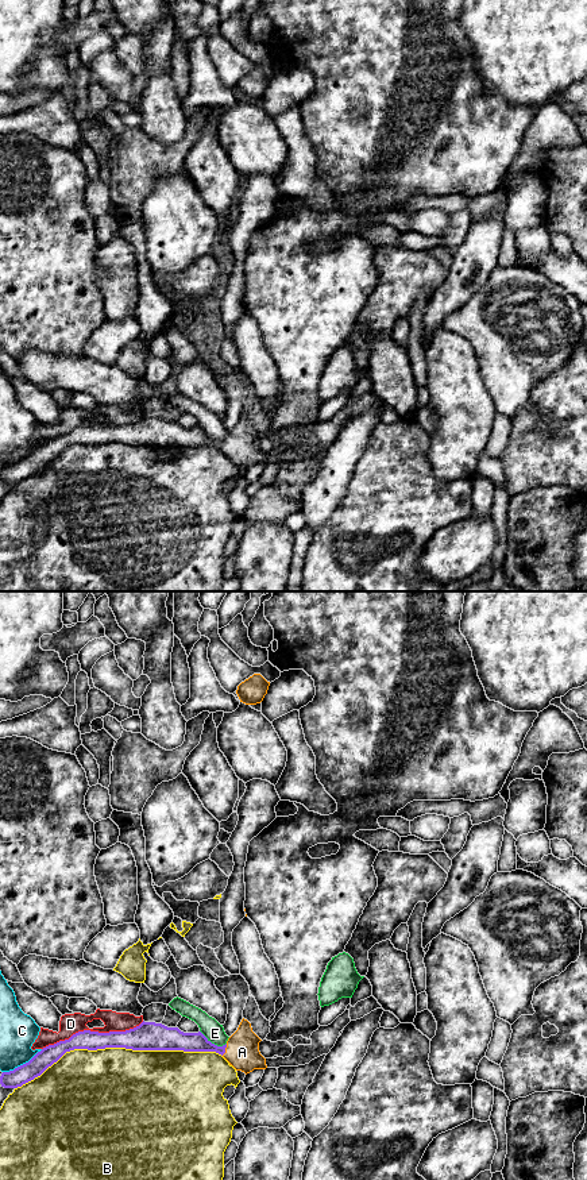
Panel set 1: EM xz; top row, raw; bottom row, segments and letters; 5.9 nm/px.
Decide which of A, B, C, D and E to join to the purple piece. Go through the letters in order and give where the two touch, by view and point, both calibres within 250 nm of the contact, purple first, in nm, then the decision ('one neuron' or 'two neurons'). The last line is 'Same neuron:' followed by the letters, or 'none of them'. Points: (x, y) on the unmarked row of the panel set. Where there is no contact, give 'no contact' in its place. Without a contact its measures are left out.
A: xz (224, 444) | 110/200 nm | one neuron
B: xz (118, 442) | 180/500 nm | two neurons
C: xz (23, 459) | 110/220 nm | two neurons
D: xz (92, 427) | 120/130 nm | two neurons
E: xz (213, 439) | 140/120 nm | two neurons
Same neuron: A

